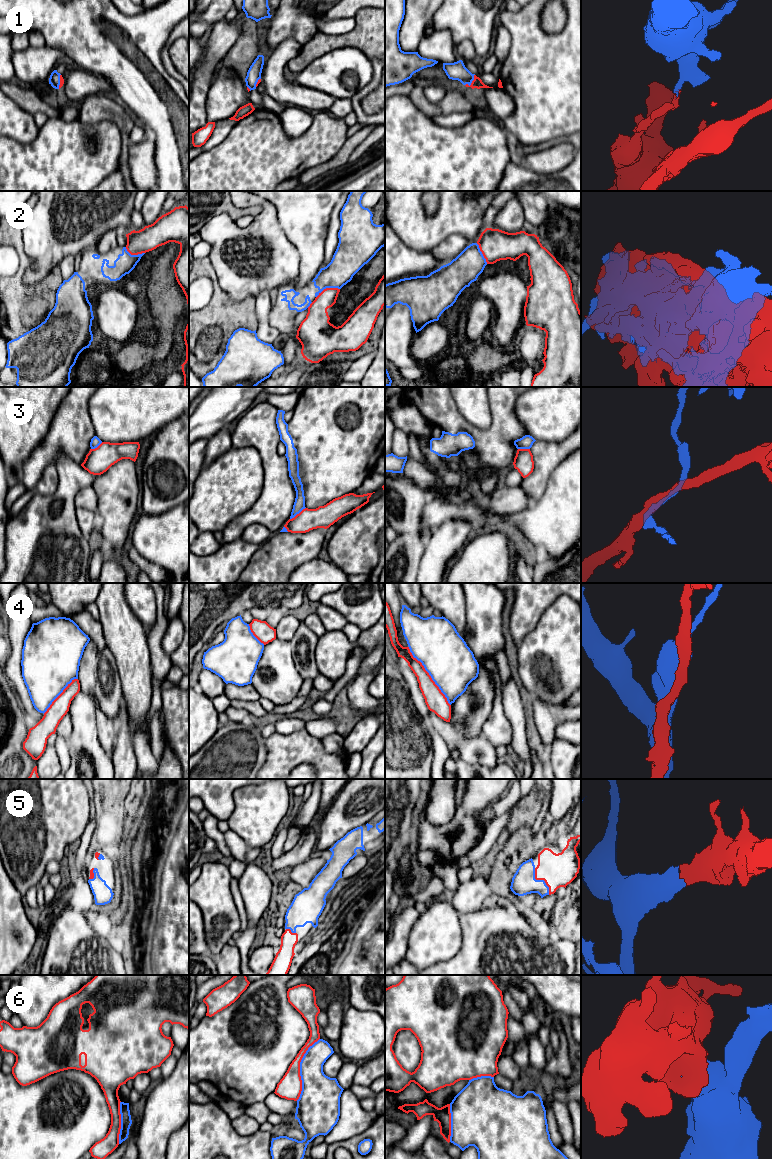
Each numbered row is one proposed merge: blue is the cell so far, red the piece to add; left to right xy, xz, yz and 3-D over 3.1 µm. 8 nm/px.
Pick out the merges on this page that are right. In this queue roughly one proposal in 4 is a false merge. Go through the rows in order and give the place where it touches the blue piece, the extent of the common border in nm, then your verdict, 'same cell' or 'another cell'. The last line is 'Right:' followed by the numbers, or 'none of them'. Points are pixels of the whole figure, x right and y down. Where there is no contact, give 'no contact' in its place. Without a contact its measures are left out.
1: contact yz (471, 82); length 120 nm; another cell
2: contact xz (327, 287); length 200 nm; same cell
3: contact xz (297, 513); length 160 nm; another cell
4: contact yz (429, 674); length 600 nm; another cell
5: contact yz (541, 880); length 240 nm; same cell
6: contact xz (300, 1069); length 550 nm; same cell
Right: 2, 5, 6

